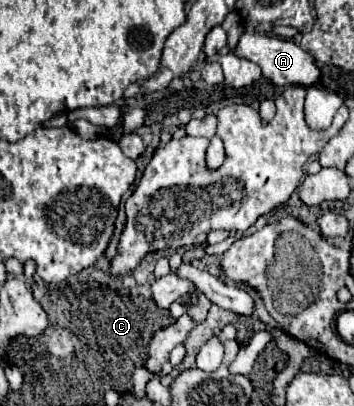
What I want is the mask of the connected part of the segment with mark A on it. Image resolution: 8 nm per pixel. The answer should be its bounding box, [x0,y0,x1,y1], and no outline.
[235,33,321,87]

